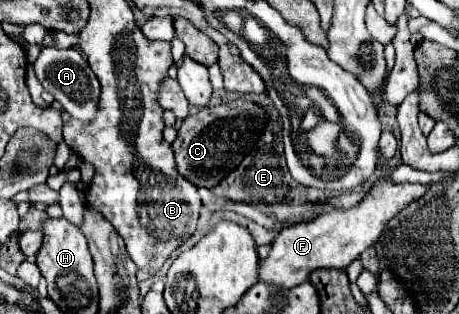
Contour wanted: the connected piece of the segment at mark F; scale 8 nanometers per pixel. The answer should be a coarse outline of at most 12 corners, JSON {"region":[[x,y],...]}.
{"region":[[377,180],[355,208],[283,228],[259,282],[347,268],[423,184]]}

